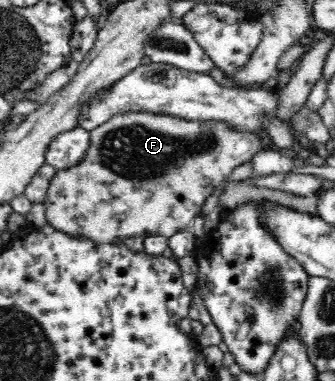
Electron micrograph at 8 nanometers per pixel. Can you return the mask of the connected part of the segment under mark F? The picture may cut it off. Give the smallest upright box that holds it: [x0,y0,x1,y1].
[43,113,262,244]

